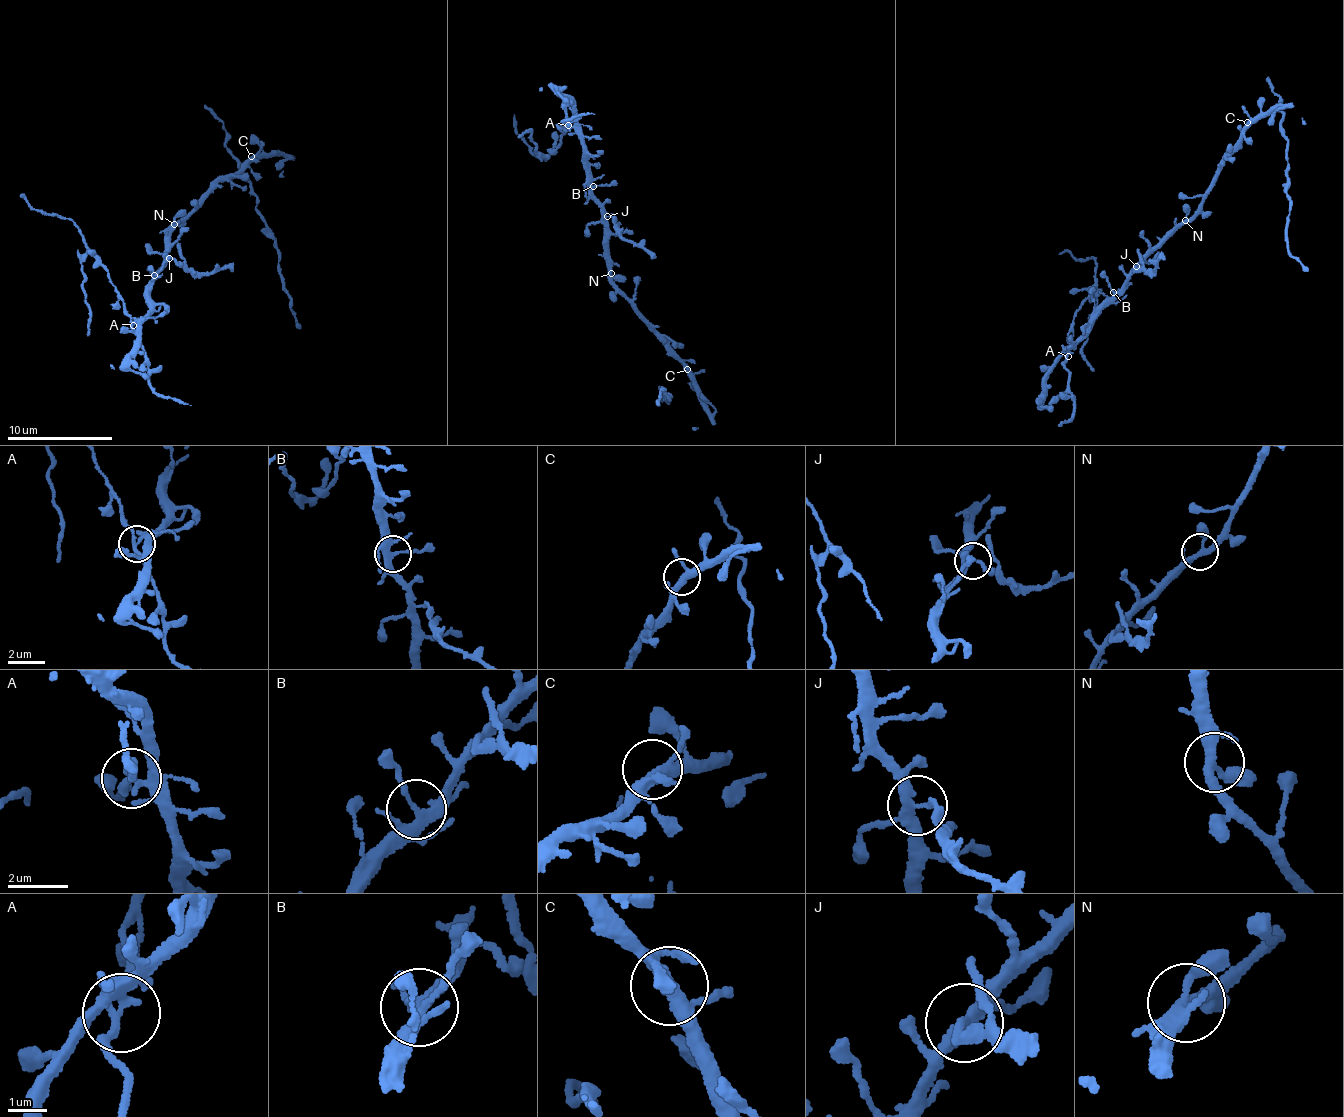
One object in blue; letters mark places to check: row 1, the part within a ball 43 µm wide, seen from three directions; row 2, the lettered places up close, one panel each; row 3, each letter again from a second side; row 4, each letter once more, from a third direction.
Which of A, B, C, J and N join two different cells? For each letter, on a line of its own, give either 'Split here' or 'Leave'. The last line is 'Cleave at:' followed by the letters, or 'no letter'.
A: Split here
B: Leave
C: Leave
J: Split here
N: Leave
Cleave at: A, J

